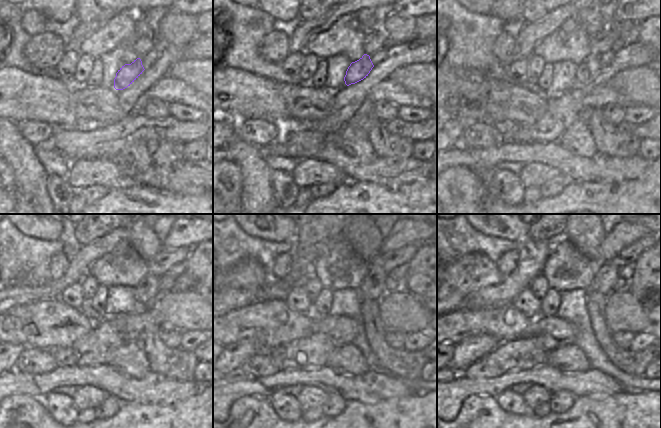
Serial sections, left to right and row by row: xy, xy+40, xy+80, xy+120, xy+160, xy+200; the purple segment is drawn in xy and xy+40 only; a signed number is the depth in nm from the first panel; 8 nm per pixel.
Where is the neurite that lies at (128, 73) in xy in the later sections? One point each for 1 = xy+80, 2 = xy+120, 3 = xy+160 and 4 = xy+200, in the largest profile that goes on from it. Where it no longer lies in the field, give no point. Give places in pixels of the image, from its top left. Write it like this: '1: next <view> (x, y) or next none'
1: next xy+80 (587, 70)
2: next xy+120 (147, 290)
3: next xy+160 (373, 287)
4: next xy+200 (606, 274)

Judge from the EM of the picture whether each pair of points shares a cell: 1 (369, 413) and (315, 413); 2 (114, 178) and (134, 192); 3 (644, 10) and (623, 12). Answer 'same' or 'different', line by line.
1: different
2: different
3: same

